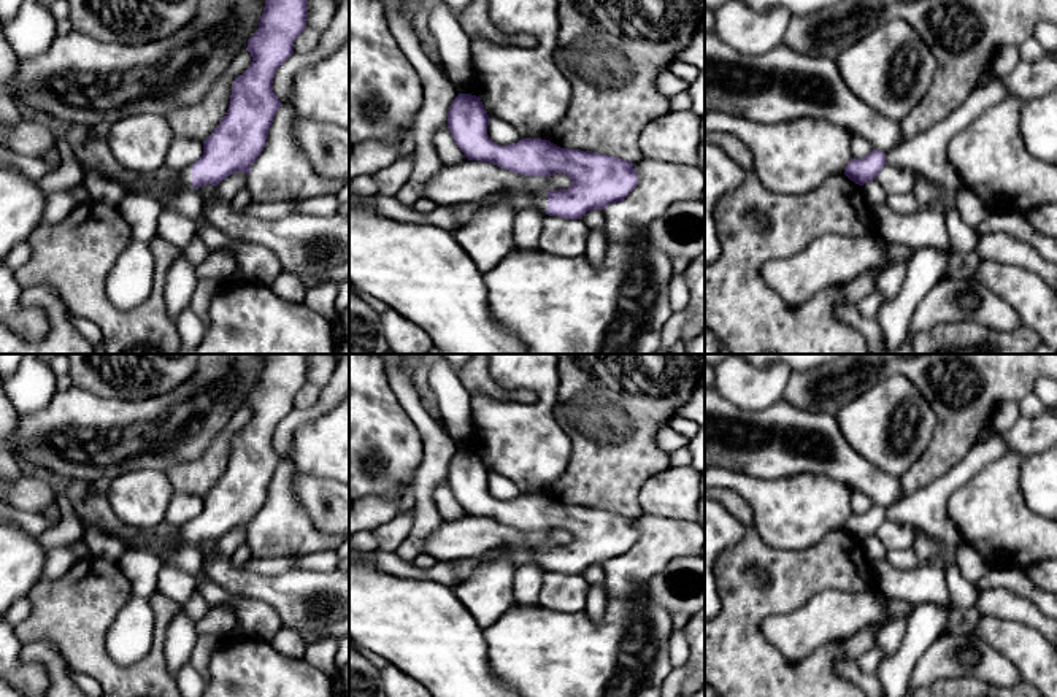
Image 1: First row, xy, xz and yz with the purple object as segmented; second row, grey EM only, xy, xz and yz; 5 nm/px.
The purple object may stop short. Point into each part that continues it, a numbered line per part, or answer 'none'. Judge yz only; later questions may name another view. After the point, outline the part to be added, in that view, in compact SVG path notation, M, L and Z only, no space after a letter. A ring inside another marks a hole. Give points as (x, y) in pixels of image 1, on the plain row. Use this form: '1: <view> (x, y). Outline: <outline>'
1: yz (894, 535). Outline: M886 519L876 532L876 537L887 551L913 548L916 535L917 530L913 526L898 524L889 519Z

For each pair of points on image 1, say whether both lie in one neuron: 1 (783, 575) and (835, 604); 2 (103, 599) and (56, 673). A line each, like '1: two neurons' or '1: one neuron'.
1: two neurons
2: two neurons

